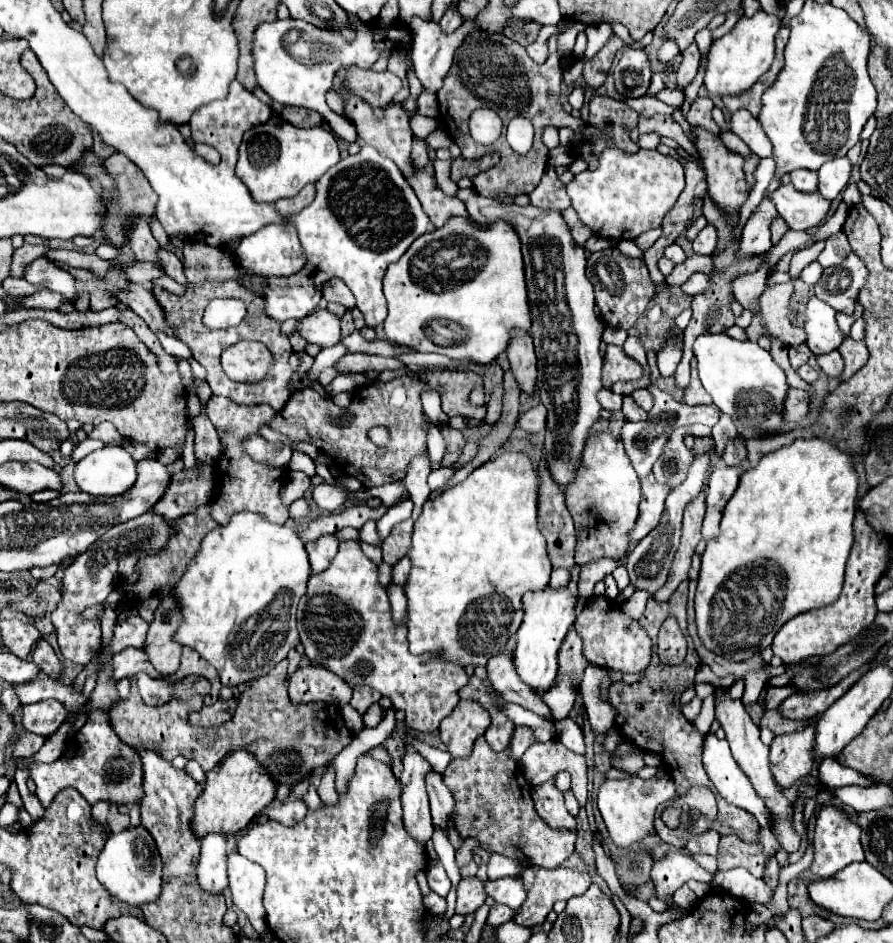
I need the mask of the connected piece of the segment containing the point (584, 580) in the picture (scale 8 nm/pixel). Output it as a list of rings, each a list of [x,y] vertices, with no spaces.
[[[601,558],[601,560],[593,560],[587,566],[583,566],[577,588],[579,588],[579,596],[589,598],[593,594],[593,588],[599,580],[603,580],[605,576],[609,576],[615,570],[617,562],[609,560],[609,558]]]

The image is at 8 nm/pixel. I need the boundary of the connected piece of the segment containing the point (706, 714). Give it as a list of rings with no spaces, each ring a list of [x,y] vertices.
[[[705,698],[703,700],[703,708],[699,712],[699,716],[695,718],[695,728],[699,730],[699,734],[707,734],[711,724],[715,720],[715,704],[713,704],[713,698]]]

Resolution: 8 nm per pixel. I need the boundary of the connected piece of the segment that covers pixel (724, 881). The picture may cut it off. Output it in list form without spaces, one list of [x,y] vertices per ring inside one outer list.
[[[745,868],[717,872],[711,882],[711,888],[719,892],[729,892],[733,896],[743,896],[749,902],[759,904],[767,904],[773,898],[773,890],[769,890],[769,886],[763,880],[751,876]]]

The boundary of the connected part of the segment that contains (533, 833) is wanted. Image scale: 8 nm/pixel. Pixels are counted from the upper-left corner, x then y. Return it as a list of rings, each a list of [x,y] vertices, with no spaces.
[[[477,740],[473,746],[473,754],[465,760],[451,760],[447,770],[443,772],[443,782],[451,790],[455,798],[455,810],[453,810],[453,826],[459,830],[459,836],[463,840],[477,840],[479,848],[487,852],[503,854],[517,864],[521,864],[521,870],[525,866],[545,866],[545,868],[557,868],[563,860],[567,860],[575,852],[575,830],[553,830],[549,824],[537,814],[531,798],[531,786],[525,782],[525,776],[521,774],[519,764],[513,760],[511,750],[493,752],[487,740]]]

